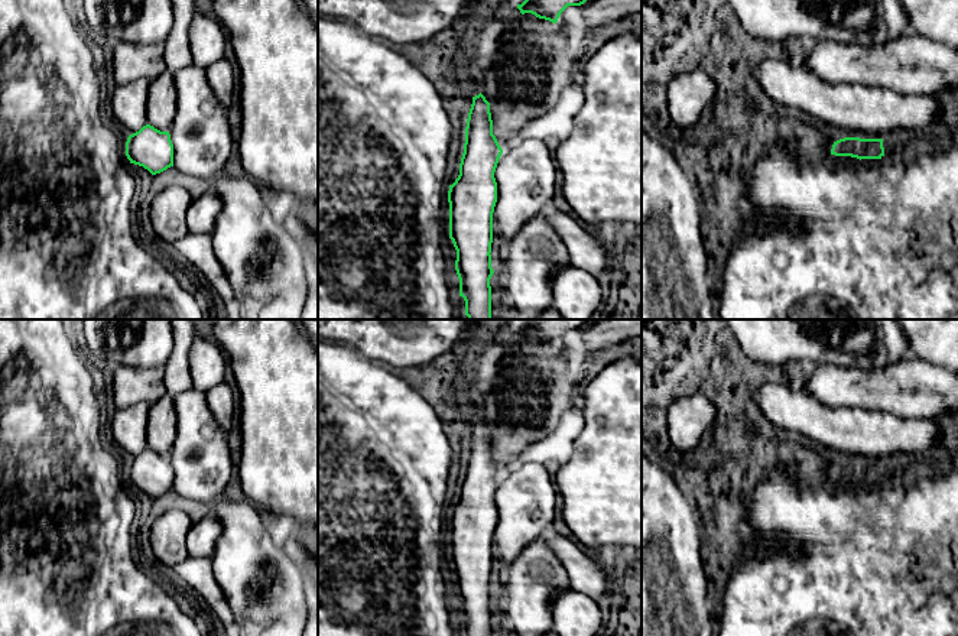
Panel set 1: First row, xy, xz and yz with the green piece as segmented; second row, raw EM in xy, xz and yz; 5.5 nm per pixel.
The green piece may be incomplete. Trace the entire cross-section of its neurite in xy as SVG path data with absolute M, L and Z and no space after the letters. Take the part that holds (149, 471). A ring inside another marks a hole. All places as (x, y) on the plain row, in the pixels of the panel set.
M150 448L130 458L126 465L126 480L130 487L143 490L152 499L173 490L173 468L169 455L160 455Z

